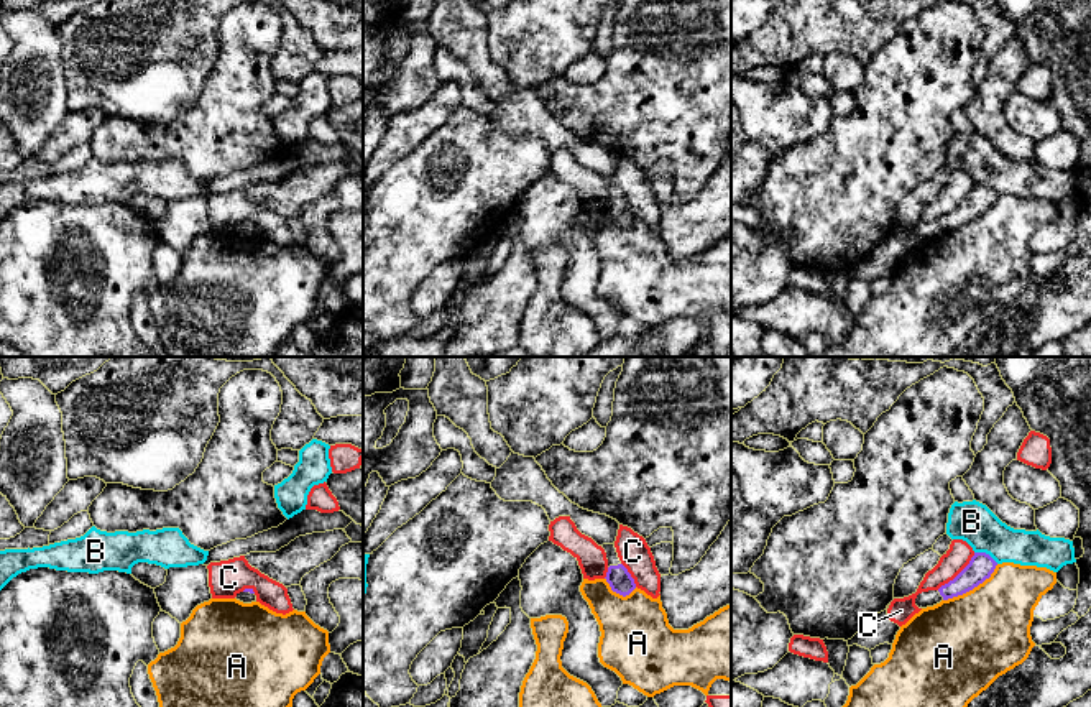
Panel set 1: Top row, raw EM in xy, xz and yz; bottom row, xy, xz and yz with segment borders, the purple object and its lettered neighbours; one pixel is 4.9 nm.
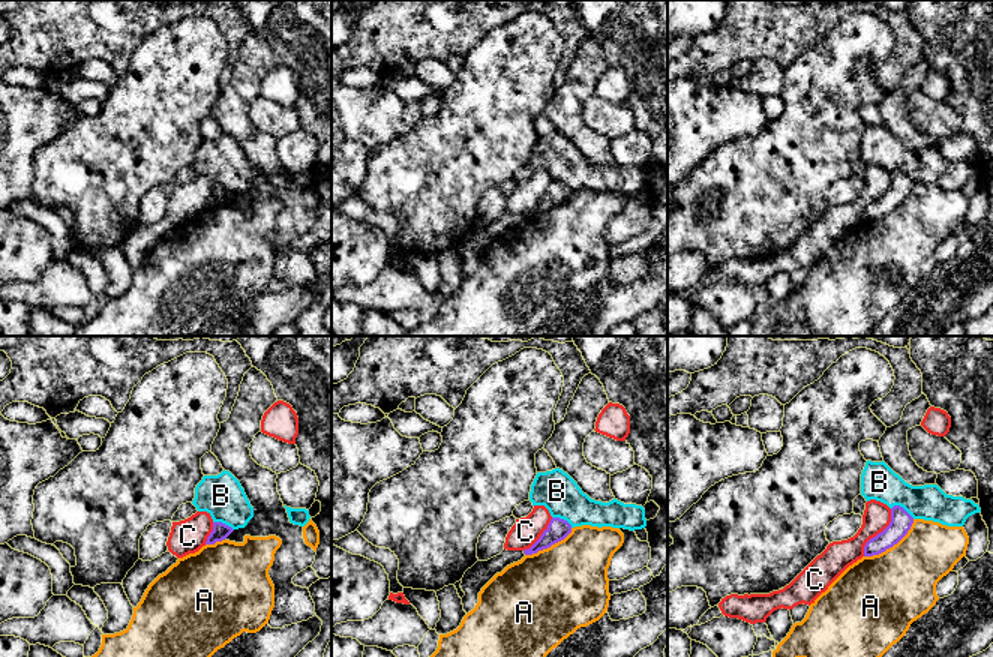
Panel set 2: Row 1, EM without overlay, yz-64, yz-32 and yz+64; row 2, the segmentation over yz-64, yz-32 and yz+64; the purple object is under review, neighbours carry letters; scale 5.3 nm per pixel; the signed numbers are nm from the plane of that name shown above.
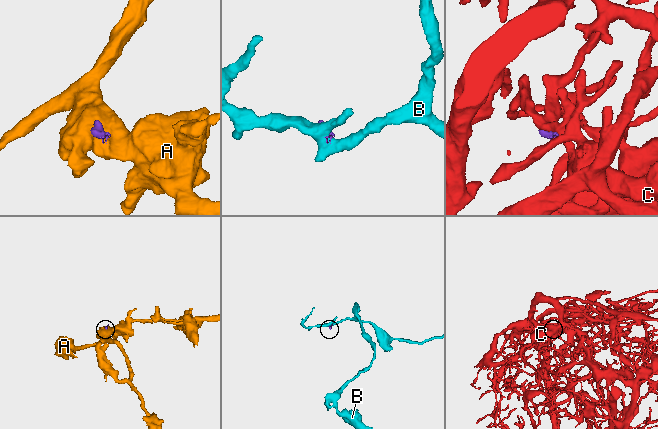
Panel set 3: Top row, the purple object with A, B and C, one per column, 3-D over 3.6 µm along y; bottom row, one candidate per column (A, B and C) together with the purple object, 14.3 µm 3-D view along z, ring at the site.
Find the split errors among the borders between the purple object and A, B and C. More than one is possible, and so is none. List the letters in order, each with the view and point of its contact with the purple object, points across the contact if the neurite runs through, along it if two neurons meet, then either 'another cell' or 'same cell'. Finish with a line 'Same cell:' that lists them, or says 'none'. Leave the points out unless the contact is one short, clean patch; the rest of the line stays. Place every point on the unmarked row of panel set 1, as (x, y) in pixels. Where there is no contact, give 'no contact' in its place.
A: meets purple in yz at (971, 221); border along yz (998, 196), (981, 214), (943, 232); another cell
B: meets purple in yz at (985, 184); border along yz (975, 183), (985, 183), (998, 194); another cell
C: meets purple in yz at (958, 206); another cell
Same cell: none

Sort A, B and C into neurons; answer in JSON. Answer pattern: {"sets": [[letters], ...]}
{"sets": [["A"], ["B"], ["C"]]}

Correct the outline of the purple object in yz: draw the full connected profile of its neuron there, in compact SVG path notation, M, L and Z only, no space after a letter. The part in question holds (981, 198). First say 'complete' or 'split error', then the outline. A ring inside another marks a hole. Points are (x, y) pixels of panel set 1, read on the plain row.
split error | M974 184L969 196L938 222L922 224L915 230L918 240L927 240L958 227L963 227L991 209L997 194L986 184Z

